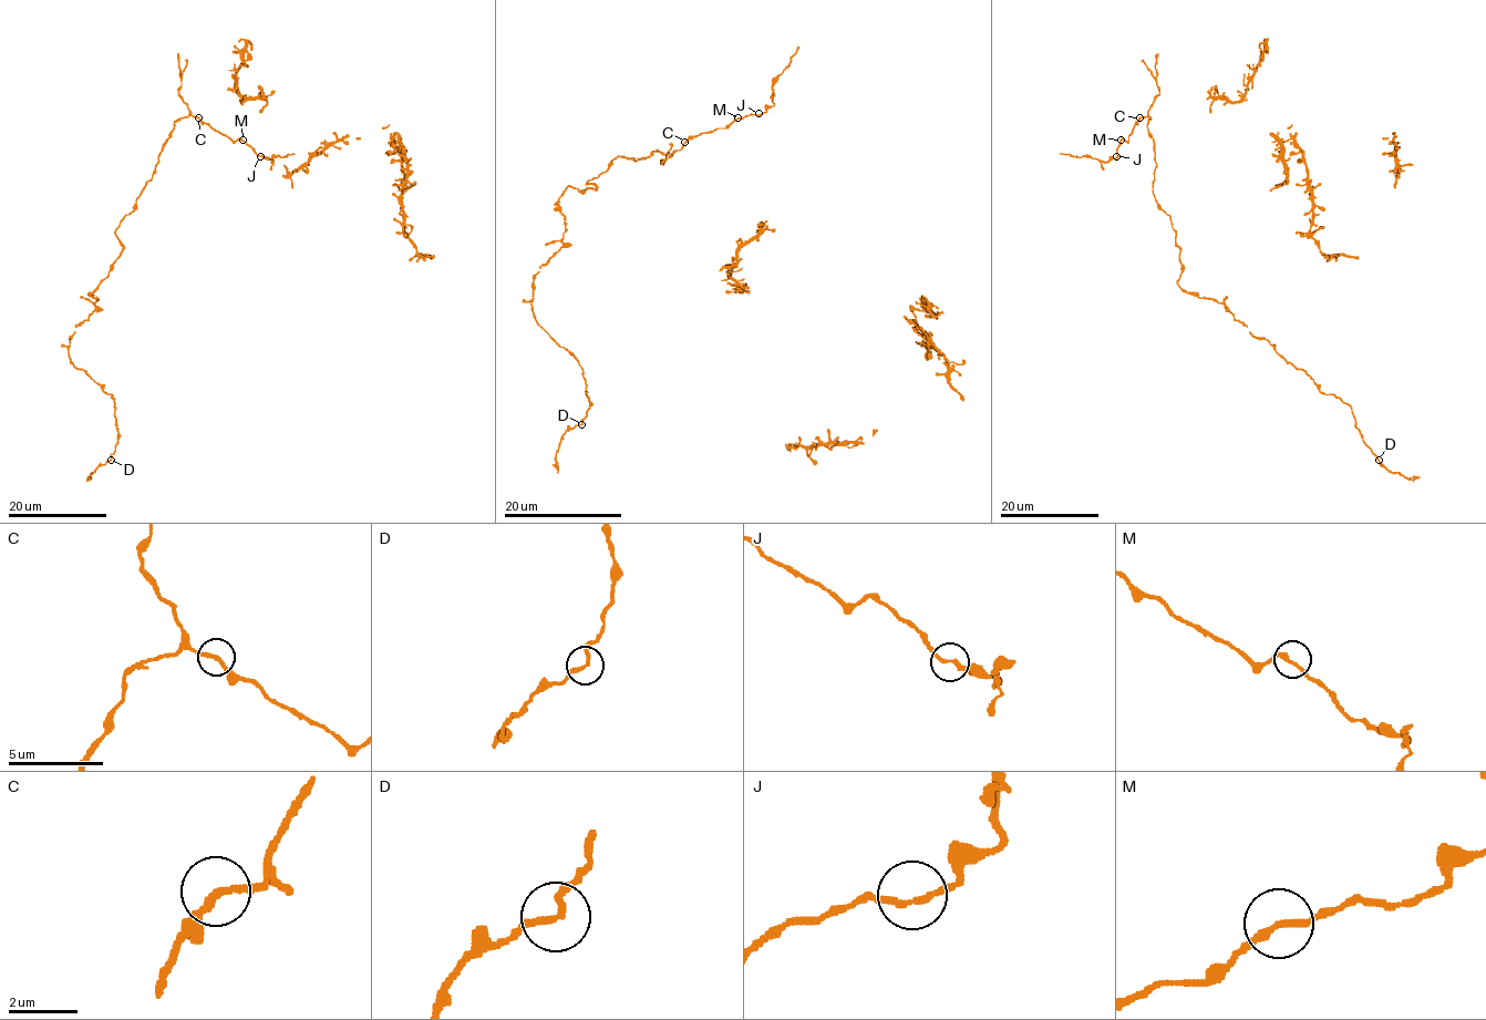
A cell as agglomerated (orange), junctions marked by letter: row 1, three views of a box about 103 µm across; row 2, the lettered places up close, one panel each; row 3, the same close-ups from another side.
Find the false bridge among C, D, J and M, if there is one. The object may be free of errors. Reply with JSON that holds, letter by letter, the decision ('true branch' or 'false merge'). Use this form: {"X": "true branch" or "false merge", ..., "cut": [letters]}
{"C": "true branch", "D": "true branch", "J": "true branch", "M": "true branch", "cut": []}

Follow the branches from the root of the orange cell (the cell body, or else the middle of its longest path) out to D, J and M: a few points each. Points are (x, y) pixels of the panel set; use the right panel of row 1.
D: (1147, 115), (1153, 194), (1176, 234), (1177, 284), (1221, 302), (1322, 392), (1347, 403), (1378, 460)
J: (1147, 115), (1135, 123), (1127, 141), (1121, 141), (1116, 156)
M: (1147, 115), (1135, 123), (1127, 141), (1121, 140)

